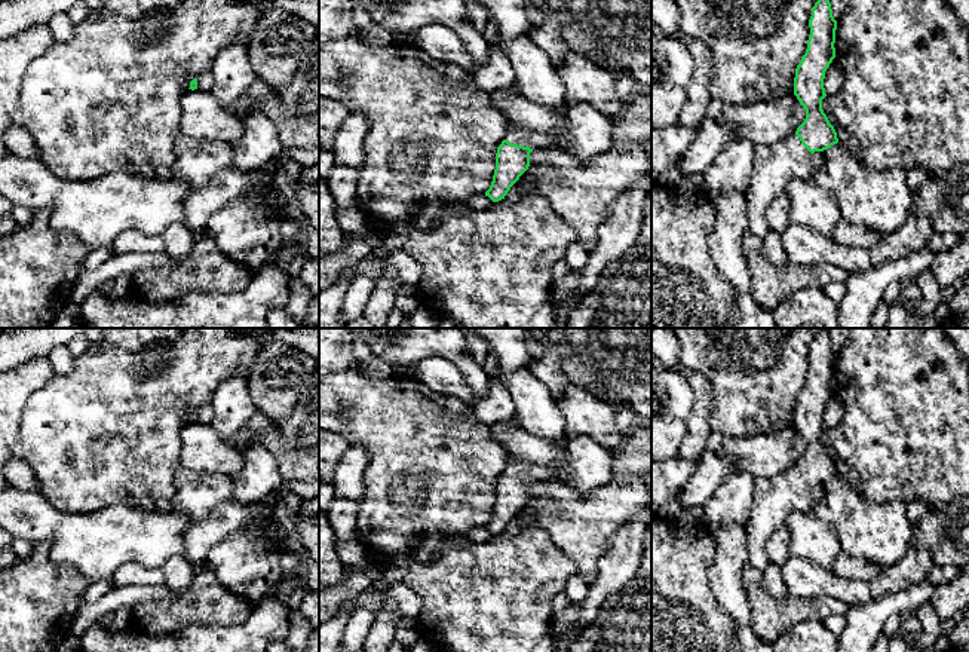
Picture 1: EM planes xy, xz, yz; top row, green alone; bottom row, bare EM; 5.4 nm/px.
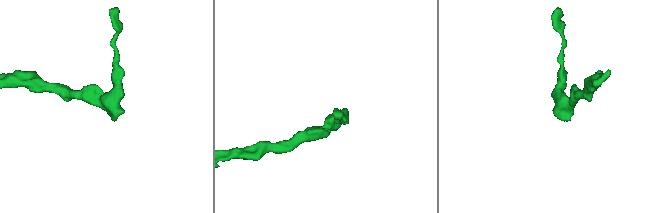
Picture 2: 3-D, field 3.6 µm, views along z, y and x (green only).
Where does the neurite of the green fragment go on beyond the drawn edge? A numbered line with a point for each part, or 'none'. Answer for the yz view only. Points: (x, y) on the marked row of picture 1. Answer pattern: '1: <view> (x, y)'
1: yz (773, 167)

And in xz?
1: xz (518, 135)

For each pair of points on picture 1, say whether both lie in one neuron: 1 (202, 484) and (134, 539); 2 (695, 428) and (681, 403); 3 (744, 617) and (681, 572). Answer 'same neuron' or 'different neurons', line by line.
1: different neurons
2: different neurons
3: different neurons

